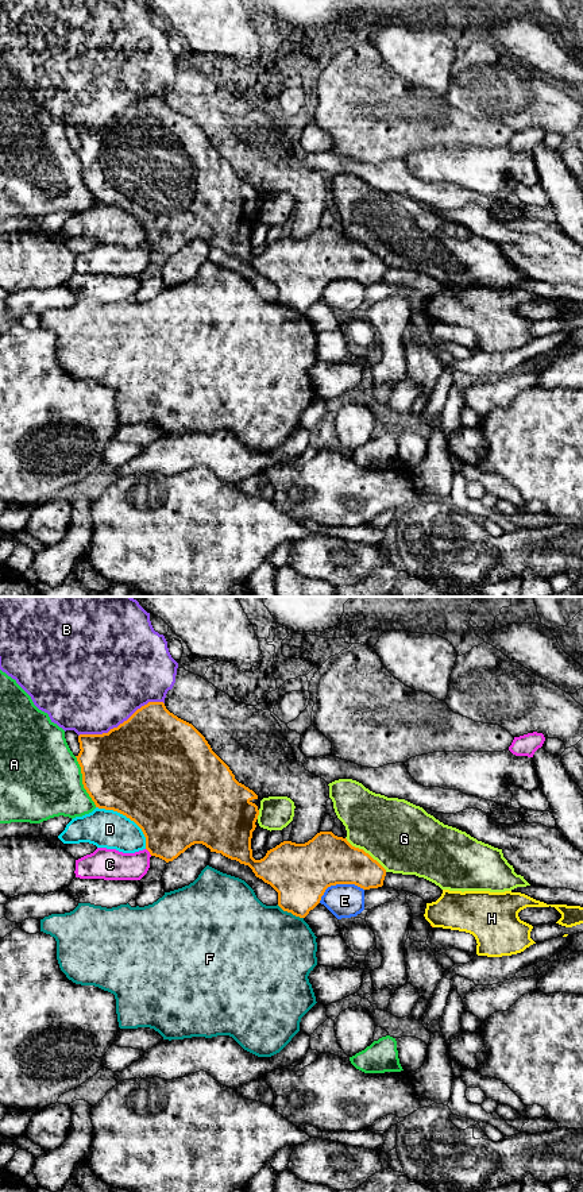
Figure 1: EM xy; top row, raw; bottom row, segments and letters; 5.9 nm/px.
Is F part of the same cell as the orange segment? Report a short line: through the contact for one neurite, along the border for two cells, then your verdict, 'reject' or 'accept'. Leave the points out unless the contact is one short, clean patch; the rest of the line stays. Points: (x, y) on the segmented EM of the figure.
xy (277, 905), (302, 918) | reject

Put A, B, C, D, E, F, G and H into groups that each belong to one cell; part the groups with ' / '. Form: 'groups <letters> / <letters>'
groups A / B / C / D / E / F / G / H

